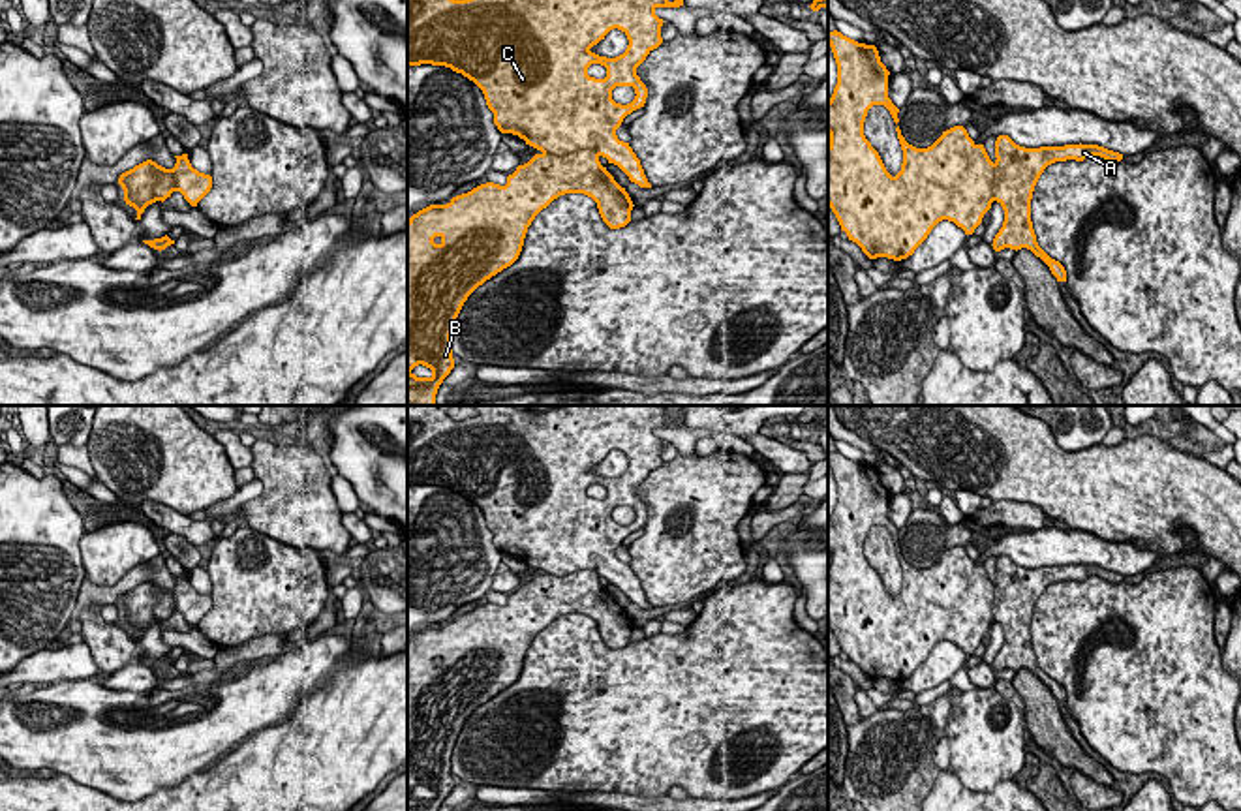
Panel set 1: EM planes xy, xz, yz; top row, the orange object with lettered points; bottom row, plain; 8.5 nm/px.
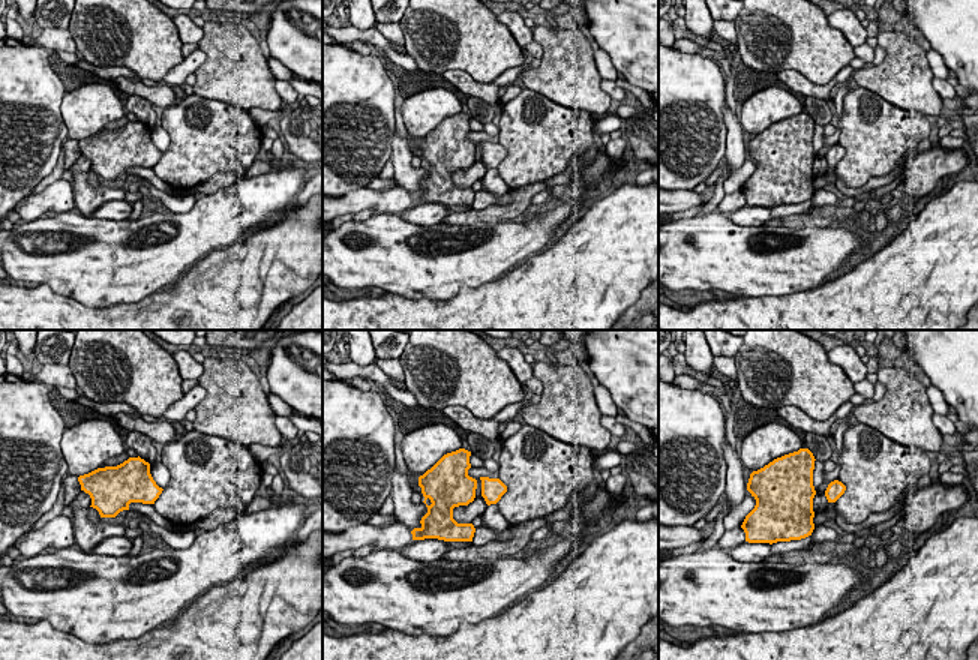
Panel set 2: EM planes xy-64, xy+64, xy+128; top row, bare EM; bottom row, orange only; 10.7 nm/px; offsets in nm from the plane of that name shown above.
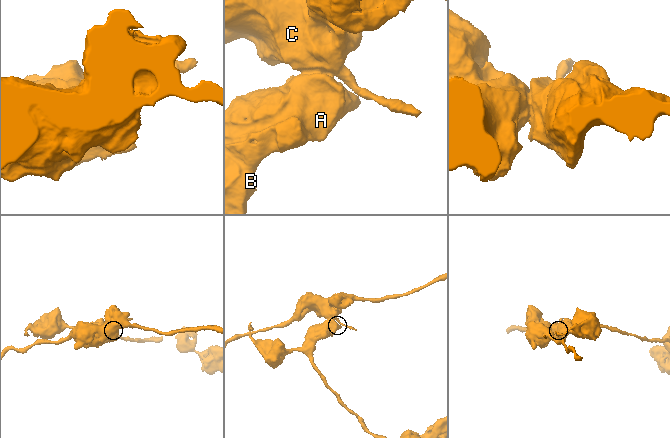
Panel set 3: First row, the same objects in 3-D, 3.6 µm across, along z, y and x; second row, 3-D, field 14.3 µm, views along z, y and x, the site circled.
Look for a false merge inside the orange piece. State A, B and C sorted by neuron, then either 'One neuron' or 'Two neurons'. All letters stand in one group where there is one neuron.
Groups: A B / C. Two neurons

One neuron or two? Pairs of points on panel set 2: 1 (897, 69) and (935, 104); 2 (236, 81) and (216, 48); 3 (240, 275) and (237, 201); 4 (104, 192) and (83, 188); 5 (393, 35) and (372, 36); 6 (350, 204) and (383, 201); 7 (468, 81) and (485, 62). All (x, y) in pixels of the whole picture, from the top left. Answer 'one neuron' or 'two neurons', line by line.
1: one neuron
2: one neuron
3: two neurons
4: one neuron
5: two neurons
6: one neuron
7: two neurons

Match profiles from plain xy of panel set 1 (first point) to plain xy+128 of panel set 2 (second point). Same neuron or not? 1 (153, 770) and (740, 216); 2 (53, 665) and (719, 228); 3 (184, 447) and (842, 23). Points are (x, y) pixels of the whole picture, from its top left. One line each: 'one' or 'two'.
1: two
2: two
3: two

